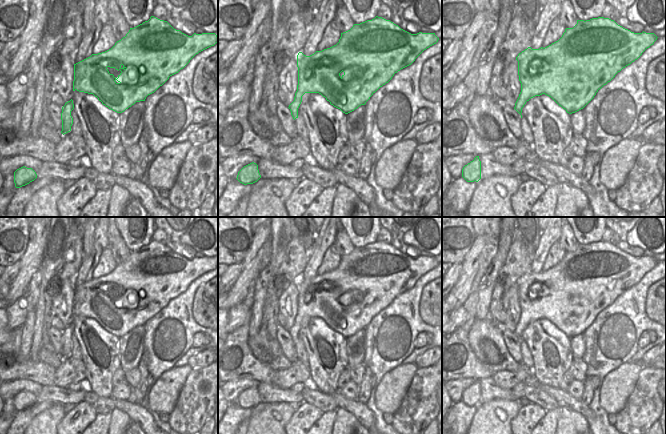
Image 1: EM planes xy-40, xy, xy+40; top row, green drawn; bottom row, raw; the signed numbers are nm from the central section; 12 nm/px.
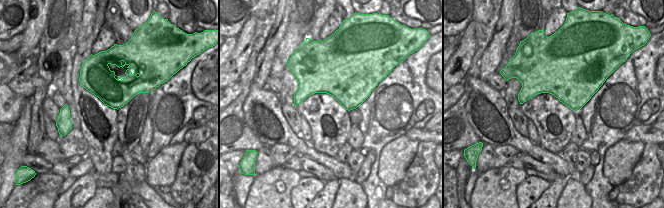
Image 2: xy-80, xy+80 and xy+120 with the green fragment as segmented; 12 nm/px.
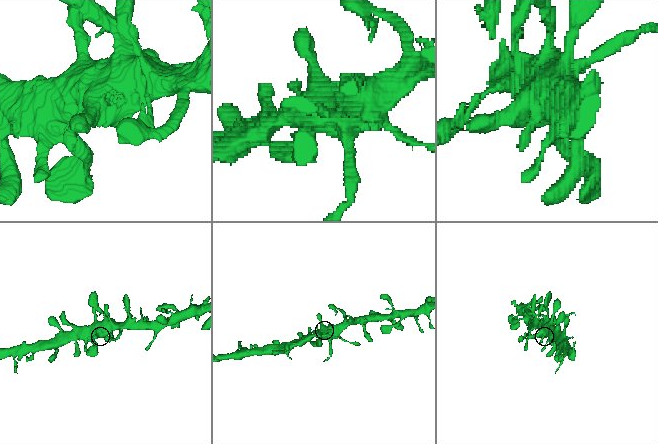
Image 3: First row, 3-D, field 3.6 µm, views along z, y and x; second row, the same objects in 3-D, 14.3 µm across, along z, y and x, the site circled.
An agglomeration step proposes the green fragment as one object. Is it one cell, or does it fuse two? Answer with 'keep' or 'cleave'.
keep

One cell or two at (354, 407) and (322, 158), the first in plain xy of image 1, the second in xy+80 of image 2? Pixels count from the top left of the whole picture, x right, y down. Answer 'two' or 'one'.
one

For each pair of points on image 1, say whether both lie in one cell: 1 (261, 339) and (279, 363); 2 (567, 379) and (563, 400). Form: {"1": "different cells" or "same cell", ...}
{"1": "same cell", "2": "different cells"}

